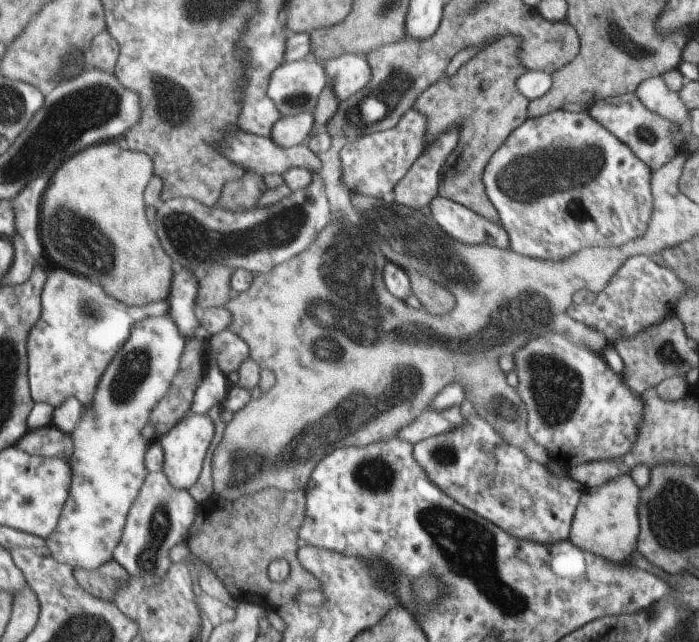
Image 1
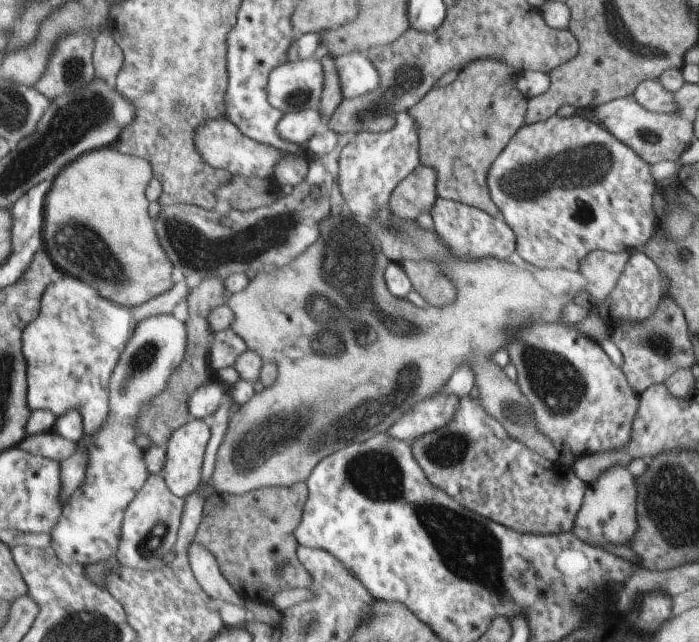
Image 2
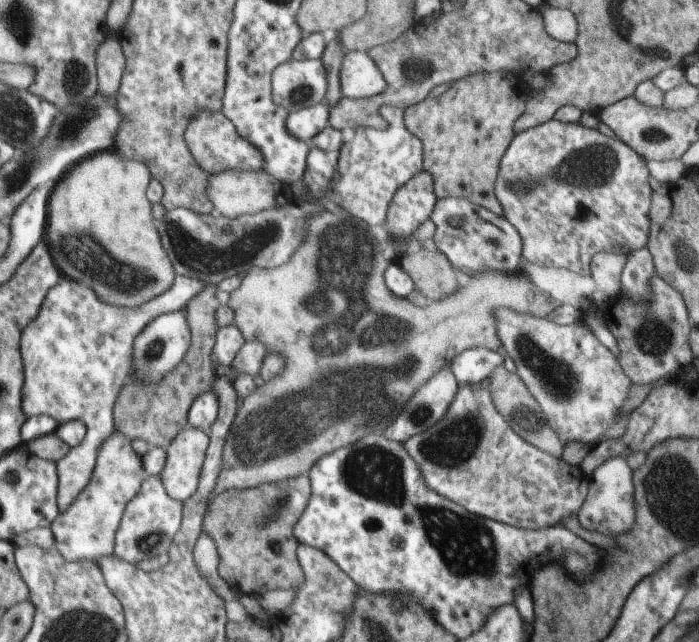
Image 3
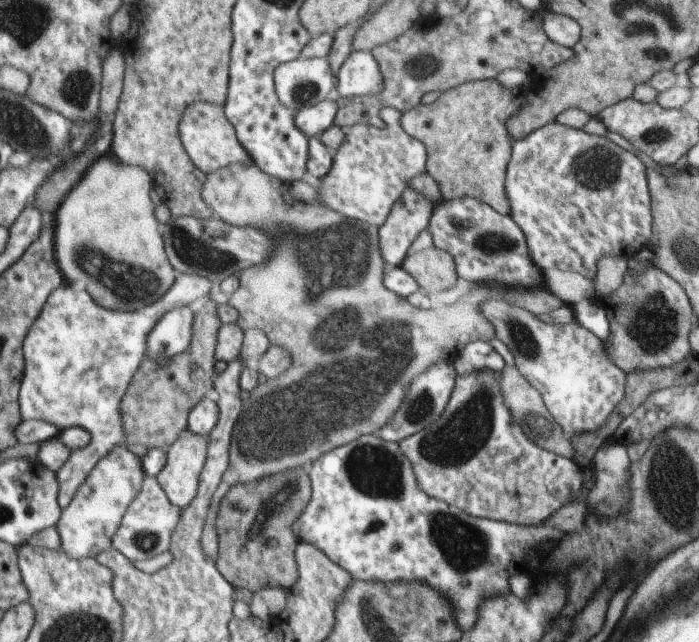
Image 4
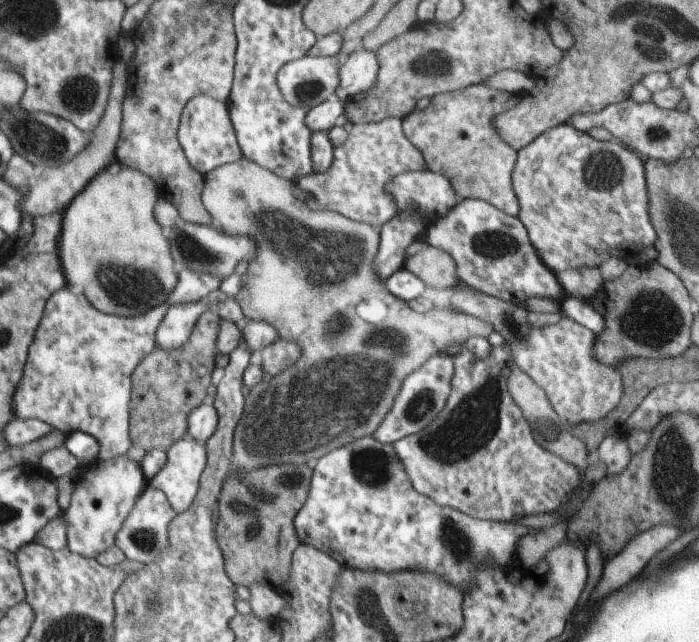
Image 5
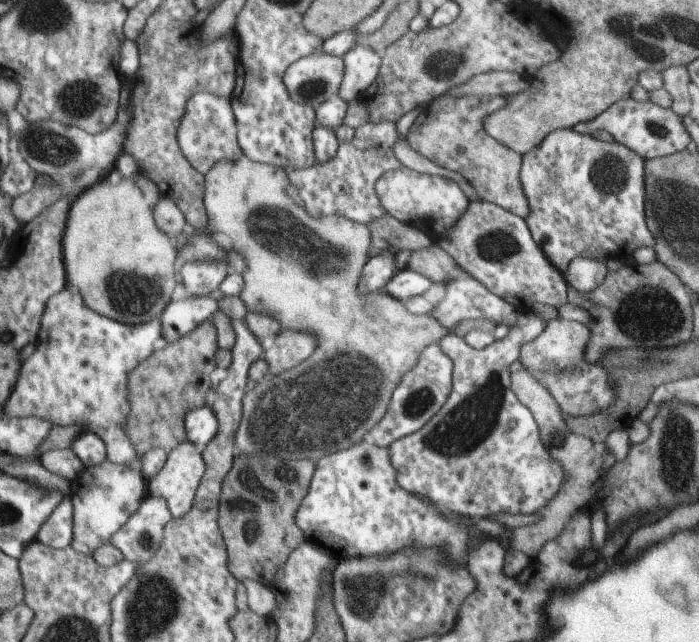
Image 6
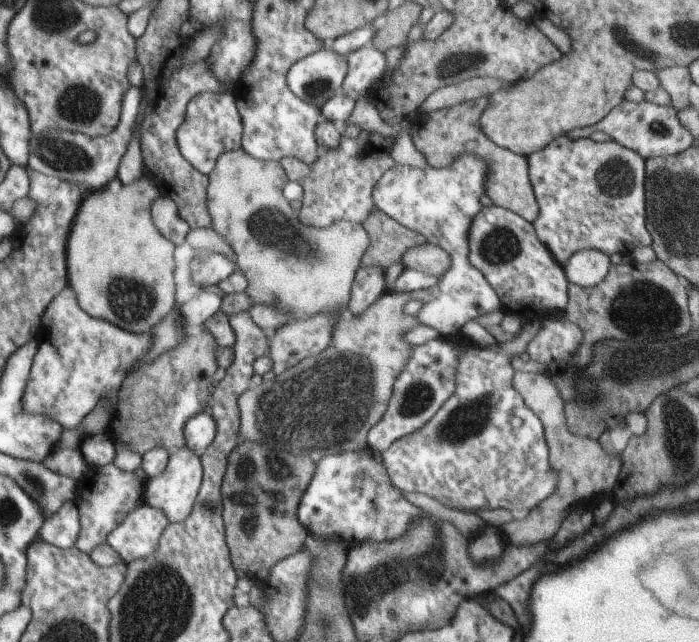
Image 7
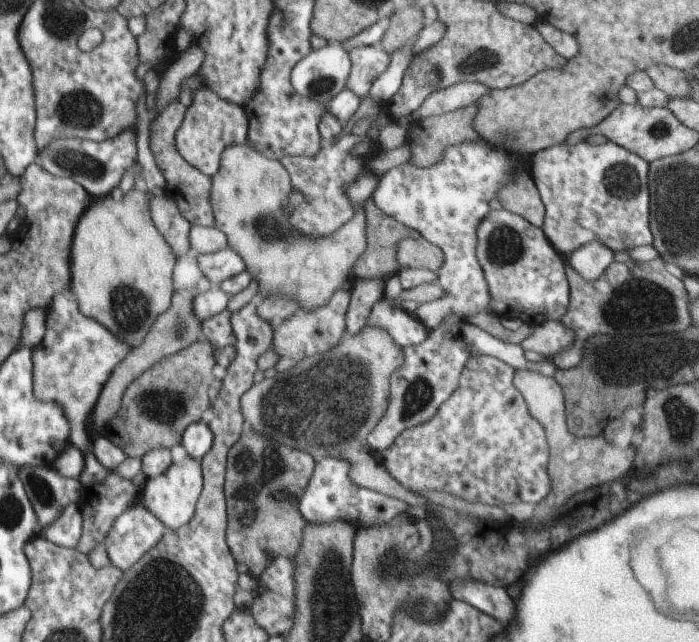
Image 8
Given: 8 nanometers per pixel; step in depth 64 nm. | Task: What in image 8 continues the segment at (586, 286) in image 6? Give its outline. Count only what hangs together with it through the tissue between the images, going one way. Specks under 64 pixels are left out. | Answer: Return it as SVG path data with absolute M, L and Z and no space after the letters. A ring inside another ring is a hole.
M593 240L571 252L569 264L575 268L575 272L581 278L585 278L587 282L595 282L613 264L613 254L615 252L611 250L609 244L603 244L601 240Z

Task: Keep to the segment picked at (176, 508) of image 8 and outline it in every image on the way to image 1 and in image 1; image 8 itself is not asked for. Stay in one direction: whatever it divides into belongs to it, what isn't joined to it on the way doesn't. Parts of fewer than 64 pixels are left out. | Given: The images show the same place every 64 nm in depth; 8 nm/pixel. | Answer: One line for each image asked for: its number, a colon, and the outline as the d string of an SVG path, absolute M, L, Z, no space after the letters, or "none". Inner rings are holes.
1: M193 414L161 440L167 452L165 474L177 490L189 492L193 488L211 438L211 422L203 414Z
2: M193 420L191 424L179 428L179 432L175 432L175 436L171 438L171 442L167 446L167 466L163 470L163 480L167 480L167 488L177 498L187 500L189 496L195 494L197 484L199 484L201 458L203 458L203 450L205 450L207 438L209 438L209 428L201 420Z
3: M189 426L181 432L181 436L175 438L171 448L167 450L169 460L165 470L161 472L161 480L173 500L187 504L195 496L199 470L205 462L205 448L207 436L201 430Z
4: M187 430L167 454L169 462L159 474L159 482L167 490L173 504L185 510L195 502L199 472L205 466L205 440Z
5: M193 436L179 440L179 444L167 452L169 462L163 472L151 480L151 486L167 494L177 514L187 514L195 504L199 476L205 468L205 452Z
6: M193 442L181 444L169 454L165 470L147 484L149 498L167 500L175 520L183 520L195 508L195 494L203 476L203 460Z
7: M181 448L179 454L171 456L169 468L163 476L159 478L149 478L147 486L145 486L145 498L143 504L159 508L167 514L167 518L171 520L171 524L181 524L187 522L191 518L191 514L195 512L195 498L199 494L201 488L201 466L197 454L191 448Z

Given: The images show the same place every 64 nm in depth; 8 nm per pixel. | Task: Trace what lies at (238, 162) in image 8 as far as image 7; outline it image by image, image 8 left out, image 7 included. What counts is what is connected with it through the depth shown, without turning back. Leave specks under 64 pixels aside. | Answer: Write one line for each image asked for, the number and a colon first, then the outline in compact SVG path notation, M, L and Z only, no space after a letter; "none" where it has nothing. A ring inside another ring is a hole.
7: M243 148L223 152L217 160L215 170L209 174L207 188L207 208L211 216L211 228L227 240L229 248L235 254L237 270L247 278L247 294L253 304L277 306L283 312L289 312L293 320L307 320L323 312L335 310L339 304L345 306L341 314L339 328L335 332L335 340L331 340L329 348L321 352L317 358L303 360L297 366L289 368L283 374L277 374L273 380L263 380L249 392L243 392L239 398L241 410L241 440L253 444L265 444L273 448L273 454L287 452L301 458L321 460L323 456L337 456L345 452L367 452L367 432L383 418L389 398L393 394L393 382L399 372L409 364L413 346L403 340L403 334L419 324L417 316L407 312L405 294L389 294L385 292L361 318L353 318L347 312L347 302L351 298L353 280L363 266L363 258L373 248L371 234L363 228L363 224L343 220L325 230L305 226L297 212L291 210L289 202L283 198L281 190L289 184L289 178L279 162L265 162L249 156Z

